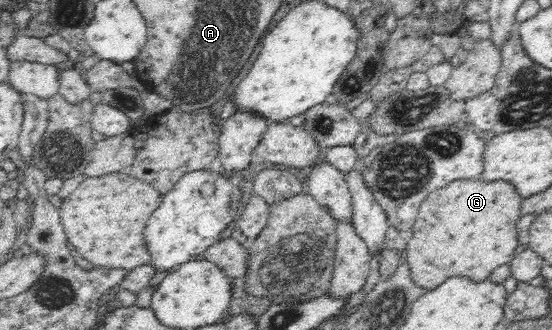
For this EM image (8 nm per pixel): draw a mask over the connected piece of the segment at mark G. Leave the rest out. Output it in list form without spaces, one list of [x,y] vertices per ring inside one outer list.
[[[479,177],[454,181],[440,190],[434,190],[420,204],[421,210],[418,210],[409,233],[406,260],[409,274],[413,283],[425,290],[433,290],[451,277],[465,277],[473,282],[486,281],[495,268],[513,260],[513,252],[518,246],[517,221],[523,198],[517,195],[515,188],[503,180],[484,182]]]

